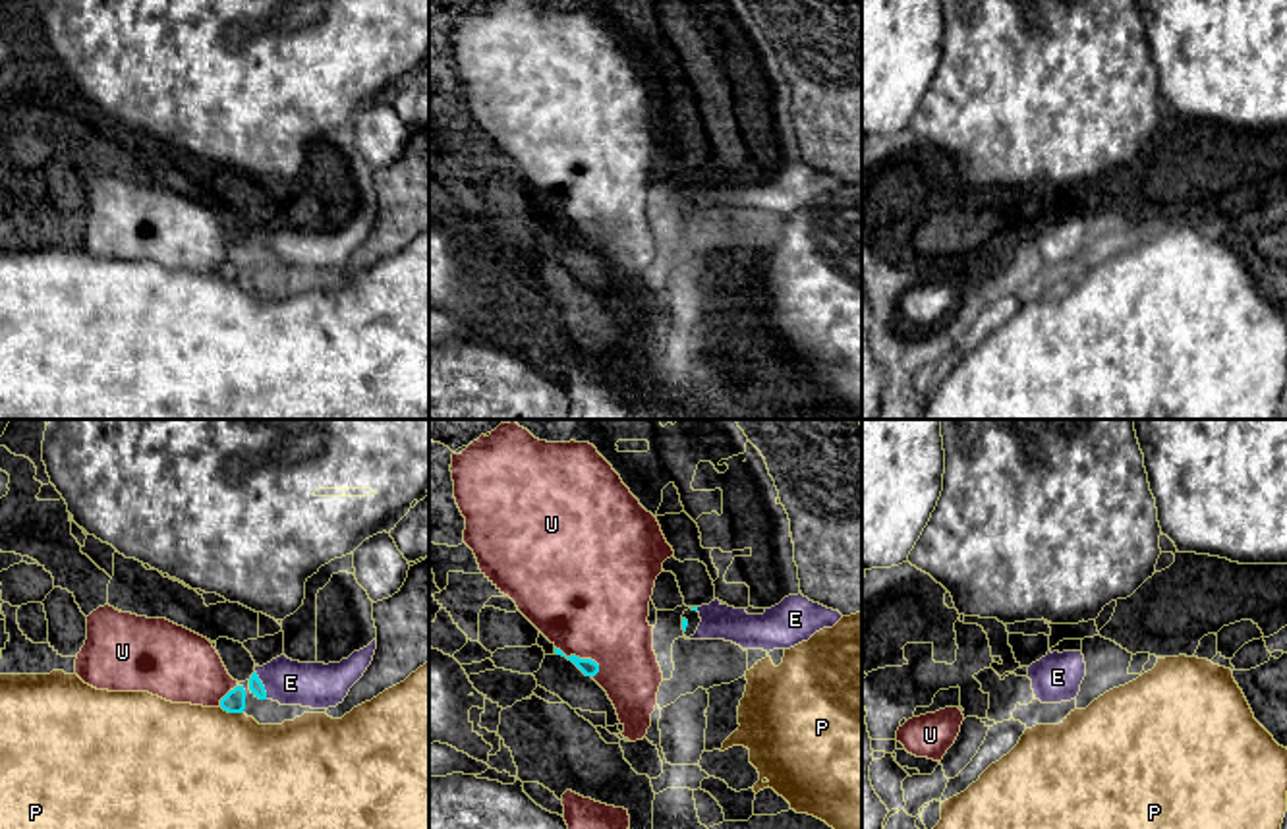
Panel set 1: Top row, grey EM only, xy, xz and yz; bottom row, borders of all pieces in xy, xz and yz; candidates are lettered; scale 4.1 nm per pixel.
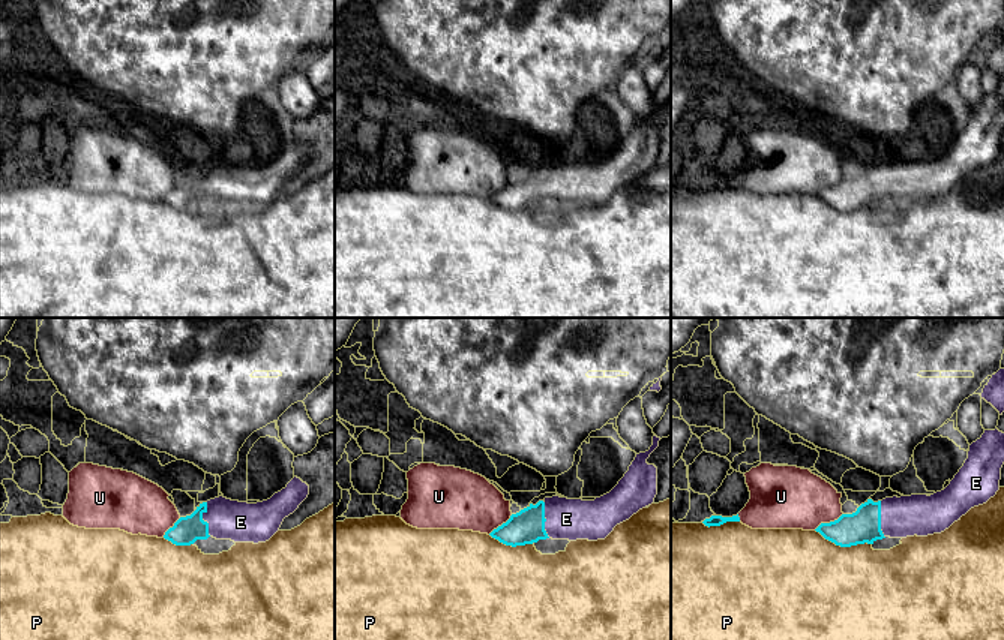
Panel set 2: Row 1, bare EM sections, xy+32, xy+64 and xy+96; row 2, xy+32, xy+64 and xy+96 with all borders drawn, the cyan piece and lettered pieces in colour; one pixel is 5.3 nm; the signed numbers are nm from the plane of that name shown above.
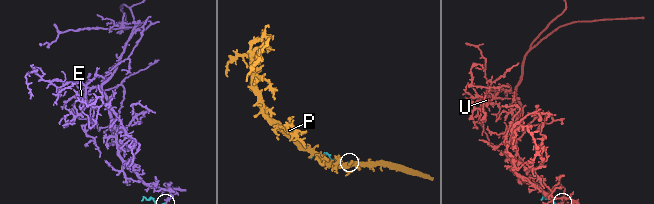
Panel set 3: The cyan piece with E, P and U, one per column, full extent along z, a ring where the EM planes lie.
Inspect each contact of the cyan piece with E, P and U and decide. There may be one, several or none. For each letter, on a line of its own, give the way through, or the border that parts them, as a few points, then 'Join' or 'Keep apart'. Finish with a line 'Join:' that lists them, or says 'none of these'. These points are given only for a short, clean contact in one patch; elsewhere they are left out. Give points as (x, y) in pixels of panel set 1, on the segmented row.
E: Path across: xy (256, 685), (261, 685), (290, 683). Join
P: Keep apart
U: Keep apart
Join: E

